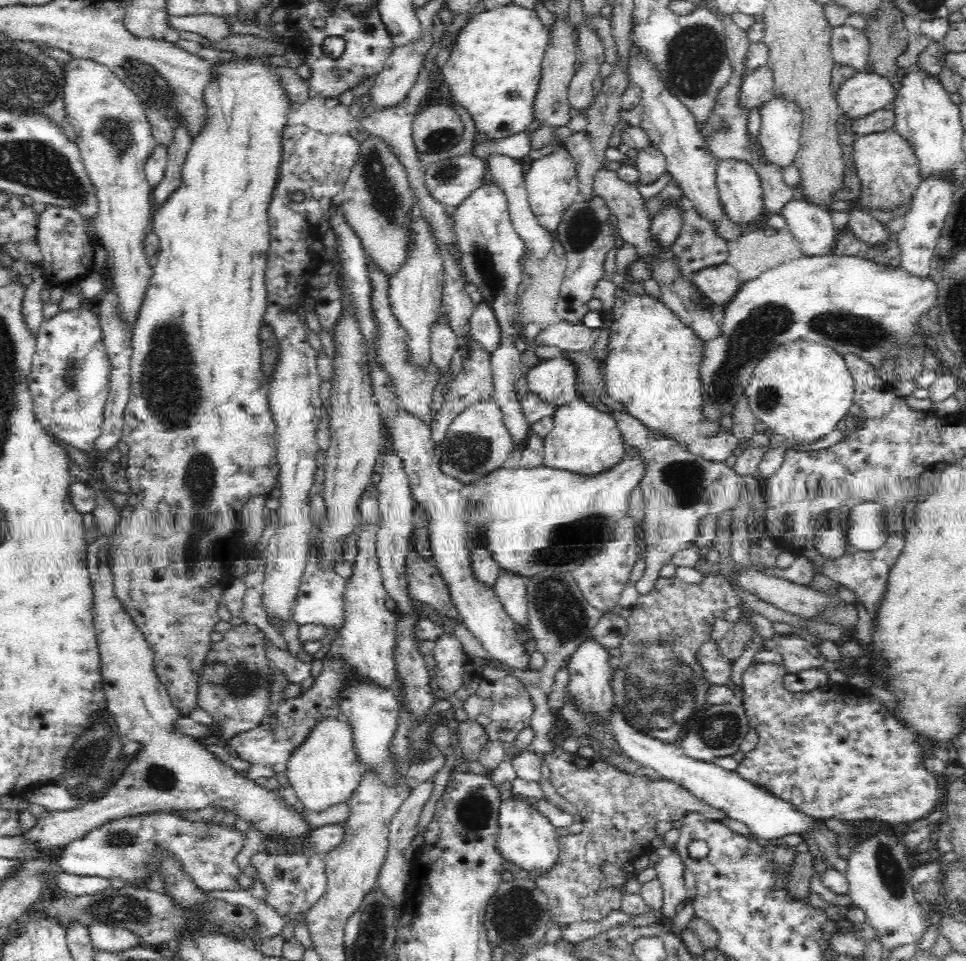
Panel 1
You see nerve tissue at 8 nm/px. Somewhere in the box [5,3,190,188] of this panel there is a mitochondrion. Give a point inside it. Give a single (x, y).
(152, 84)

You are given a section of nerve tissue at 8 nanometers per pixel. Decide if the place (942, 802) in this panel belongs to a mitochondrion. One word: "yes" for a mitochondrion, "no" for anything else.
no

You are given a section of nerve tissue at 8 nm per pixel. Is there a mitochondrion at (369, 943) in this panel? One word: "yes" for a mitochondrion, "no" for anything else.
yes

